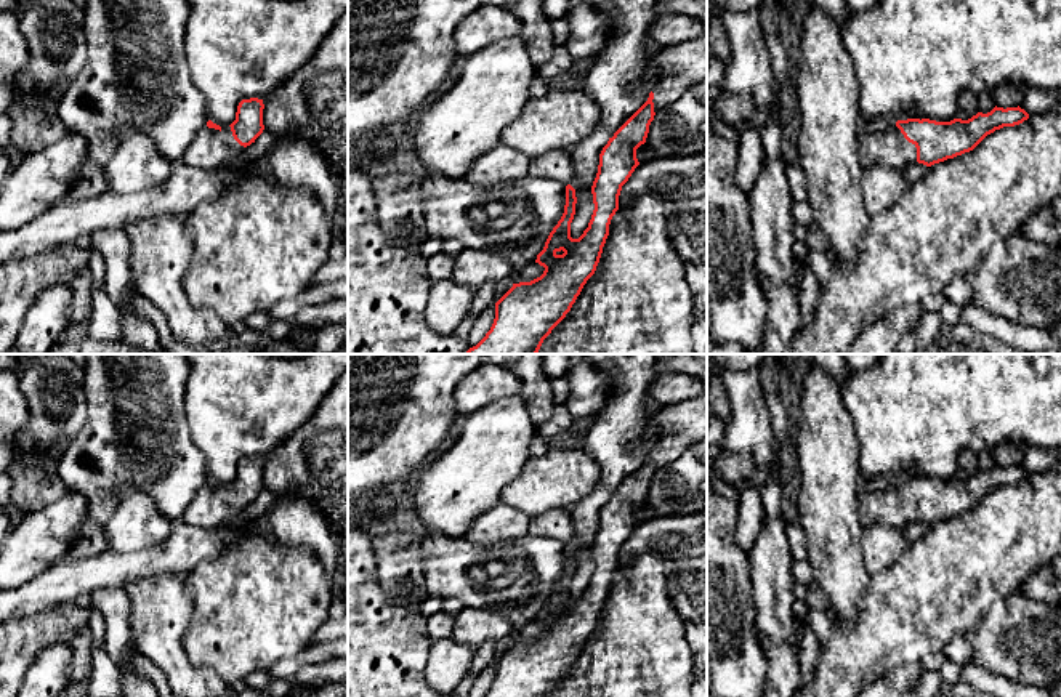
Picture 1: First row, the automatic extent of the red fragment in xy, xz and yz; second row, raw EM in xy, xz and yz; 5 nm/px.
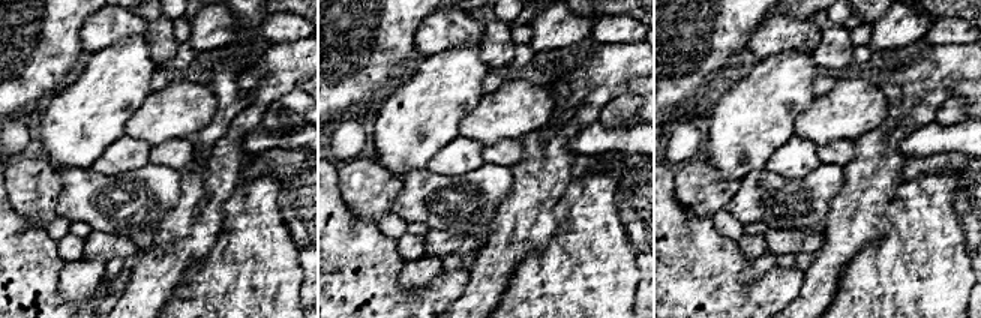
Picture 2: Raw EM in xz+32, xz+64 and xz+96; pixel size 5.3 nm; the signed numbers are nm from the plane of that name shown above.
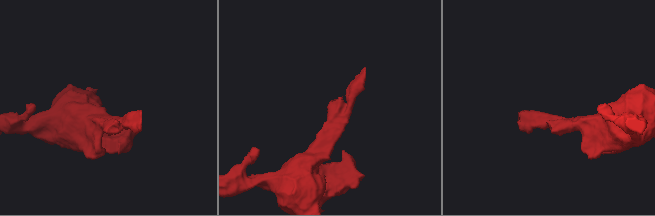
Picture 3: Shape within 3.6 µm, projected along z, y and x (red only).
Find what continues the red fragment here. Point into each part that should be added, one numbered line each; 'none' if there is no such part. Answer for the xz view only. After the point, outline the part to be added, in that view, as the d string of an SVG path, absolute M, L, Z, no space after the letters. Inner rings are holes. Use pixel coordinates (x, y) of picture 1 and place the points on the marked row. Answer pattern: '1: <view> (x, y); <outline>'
1: xz (680, 66); M707 30L697 38L659 48L651 59L651 74L657 75L652 90L657 114L707 77Z

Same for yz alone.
1: yz (891, 149); M896 125L883 133L861 128L857 143L864 170L878 165L904 171L909 163L917 162L915 144L909 143Z

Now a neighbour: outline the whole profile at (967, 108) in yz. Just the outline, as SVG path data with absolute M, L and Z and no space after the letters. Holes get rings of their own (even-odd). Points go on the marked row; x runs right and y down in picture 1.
M963 91L957 104L955 119L968 120L978 112L978 95L973 91Z

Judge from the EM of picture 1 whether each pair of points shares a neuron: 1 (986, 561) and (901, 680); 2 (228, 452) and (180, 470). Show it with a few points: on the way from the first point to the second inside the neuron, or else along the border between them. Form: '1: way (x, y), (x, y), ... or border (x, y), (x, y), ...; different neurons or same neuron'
1: border (920, 662), (903, 665), (875, 680); different neurons
2: border (189, 427), (189, 436), (204, 459), (209, 478); different neurons

